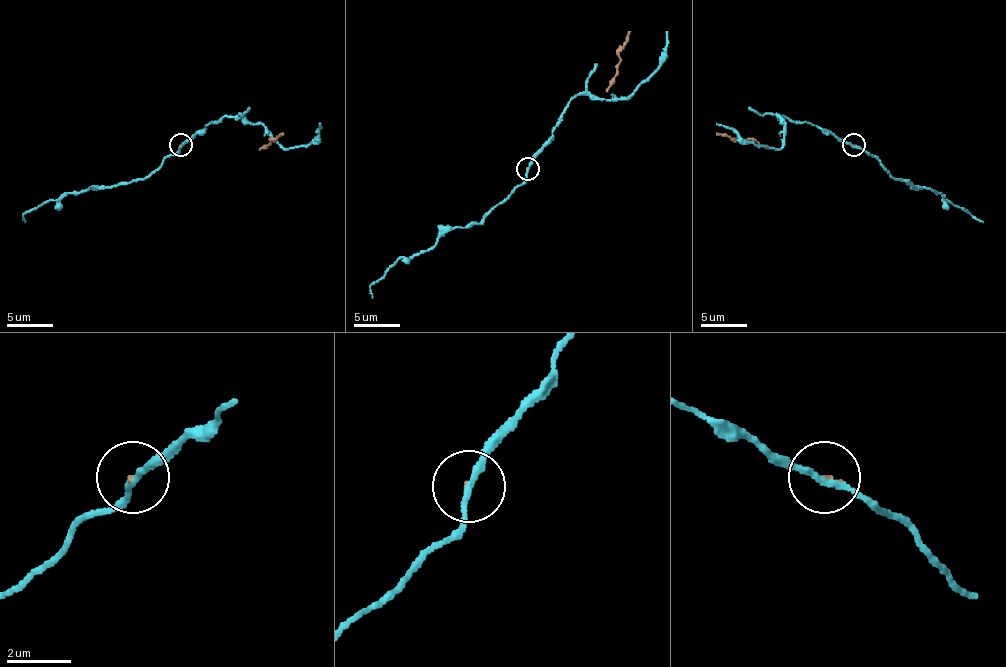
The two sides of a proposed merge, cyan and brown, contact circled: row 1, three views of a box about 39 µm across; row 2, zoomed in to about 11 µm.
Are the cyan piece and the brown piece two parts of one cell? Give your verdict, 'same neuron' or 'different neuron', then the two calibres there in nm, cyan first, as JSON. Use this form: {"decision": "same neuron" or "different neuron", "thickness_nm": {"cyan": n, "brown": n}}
{"decision": "different neuron", "thickness_nm": {"cyan": 190, "brown": 70}}

